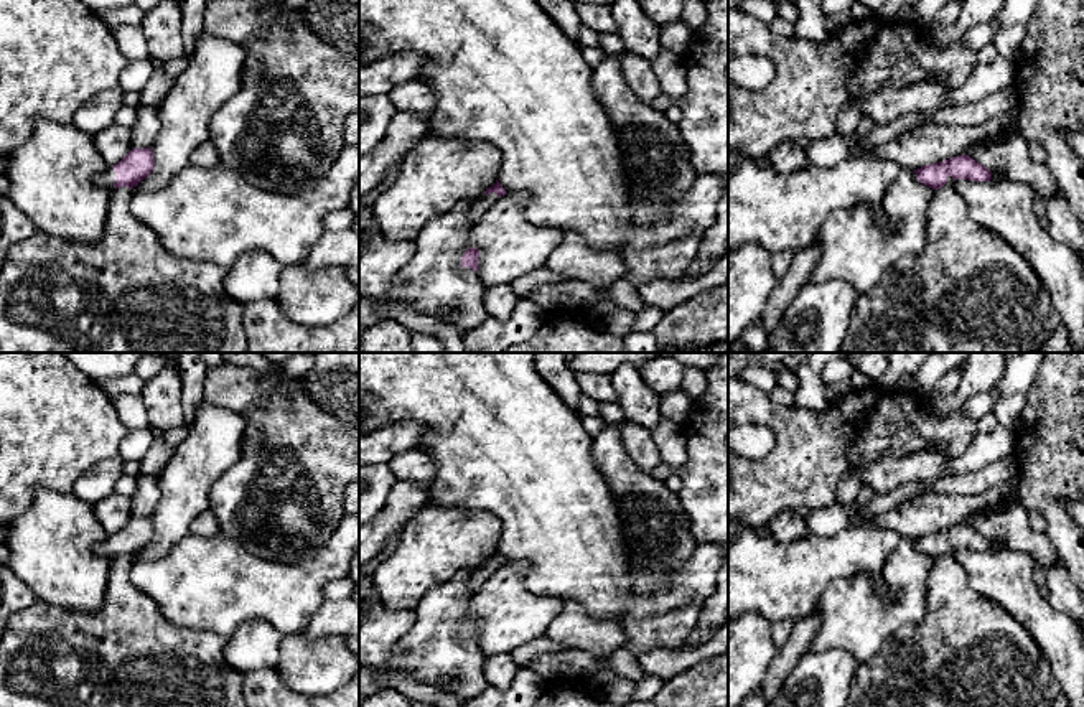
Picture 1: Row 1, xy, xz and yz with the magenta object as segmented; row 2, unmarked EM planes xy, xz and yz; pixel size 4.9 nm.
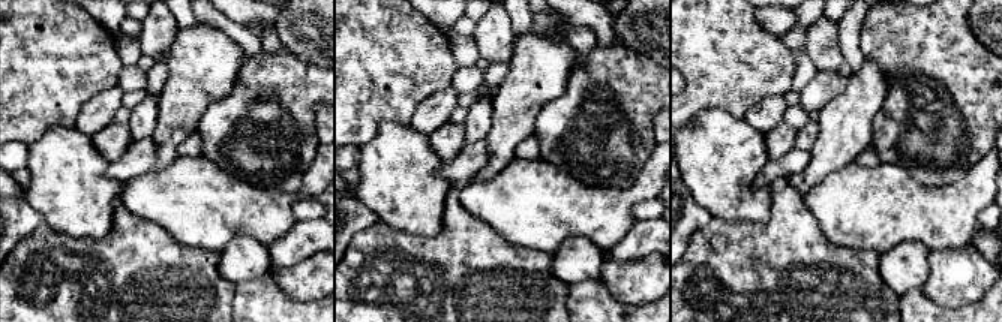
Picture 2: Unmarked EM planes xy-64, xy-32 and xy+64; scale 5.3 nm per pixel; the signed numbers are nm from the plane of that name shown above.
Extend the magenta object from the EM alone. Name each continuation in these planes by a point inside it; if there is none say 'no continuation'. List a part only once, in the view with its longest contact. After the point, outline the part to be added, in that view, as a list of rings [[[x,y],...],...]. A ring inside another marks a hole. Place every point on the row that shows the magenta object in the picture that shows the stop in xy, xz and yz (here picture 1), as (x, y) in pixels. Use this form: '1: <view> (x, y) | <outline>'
1: xz (434, 280) | [[[479,198],[456,203],[420,231],[412,259],[395,275],[392,292],[384,297],[442,318],[461,336],[489,316],[483,283],[473,269],[461,265],[473,227],[470,211]]]

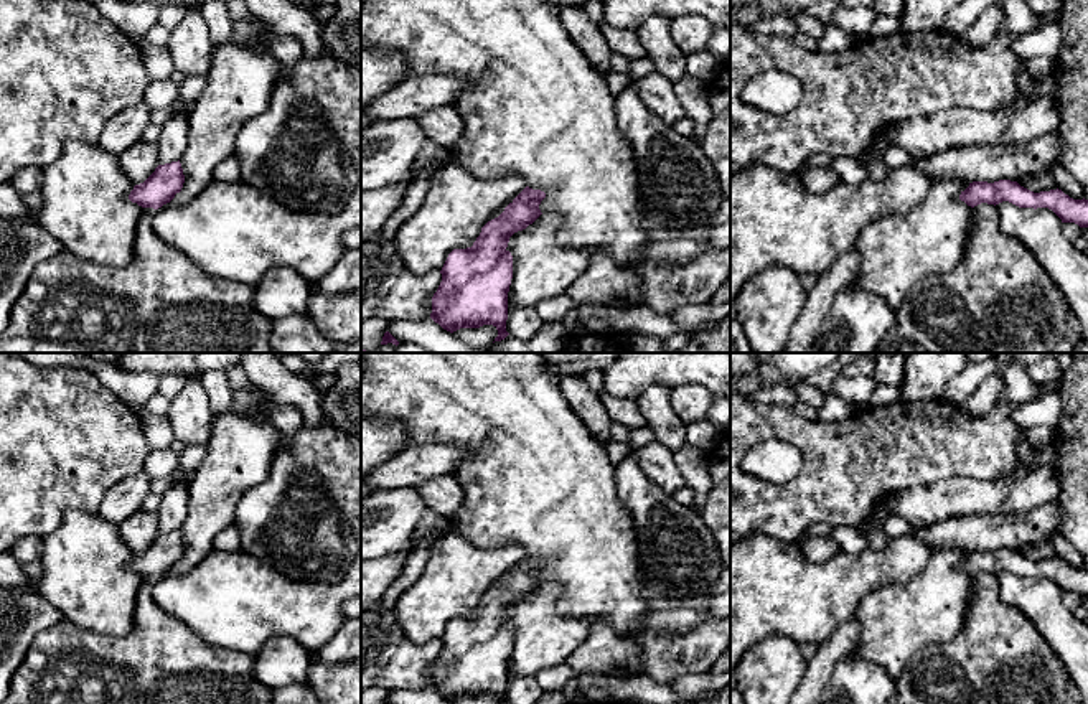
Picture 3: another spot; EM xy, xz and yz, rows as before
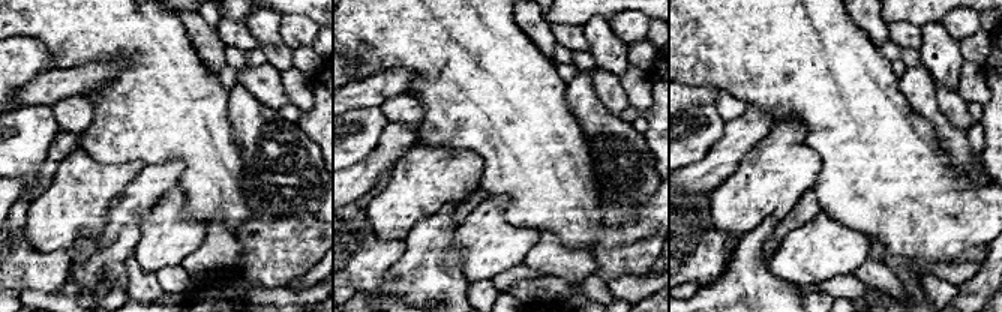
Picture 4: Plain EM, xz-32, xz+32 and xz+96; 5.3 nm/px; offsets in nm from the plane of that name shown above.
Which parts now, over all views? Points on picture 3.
no continuation

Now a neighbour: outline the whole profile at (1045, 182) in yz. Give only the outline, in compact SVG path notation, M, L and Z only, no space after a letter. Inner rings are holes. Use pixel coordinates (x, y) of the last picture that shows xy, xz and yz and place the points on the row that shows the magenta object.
M1052 173L1042 175L1039 178L1020 180L1017 183L1034 193L1057 190Z

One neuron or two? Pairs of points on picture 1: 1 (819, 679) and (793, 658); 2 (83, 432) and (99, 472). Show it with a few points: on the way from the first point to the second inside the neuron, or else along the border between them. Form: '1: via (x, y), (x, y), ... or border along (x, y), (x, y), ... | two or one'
1: border along (806, 651), (778, 689) | two
2: border along (117, 454), (91, 465), (76, 480), (71, 491) | two

